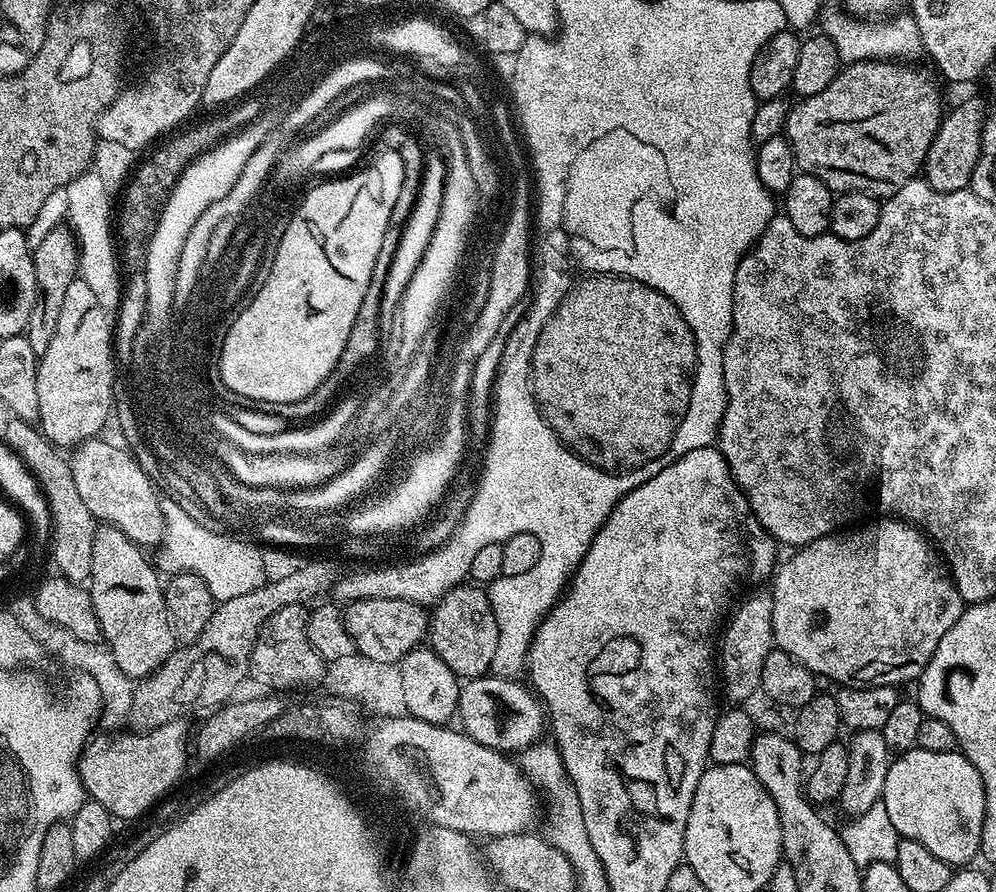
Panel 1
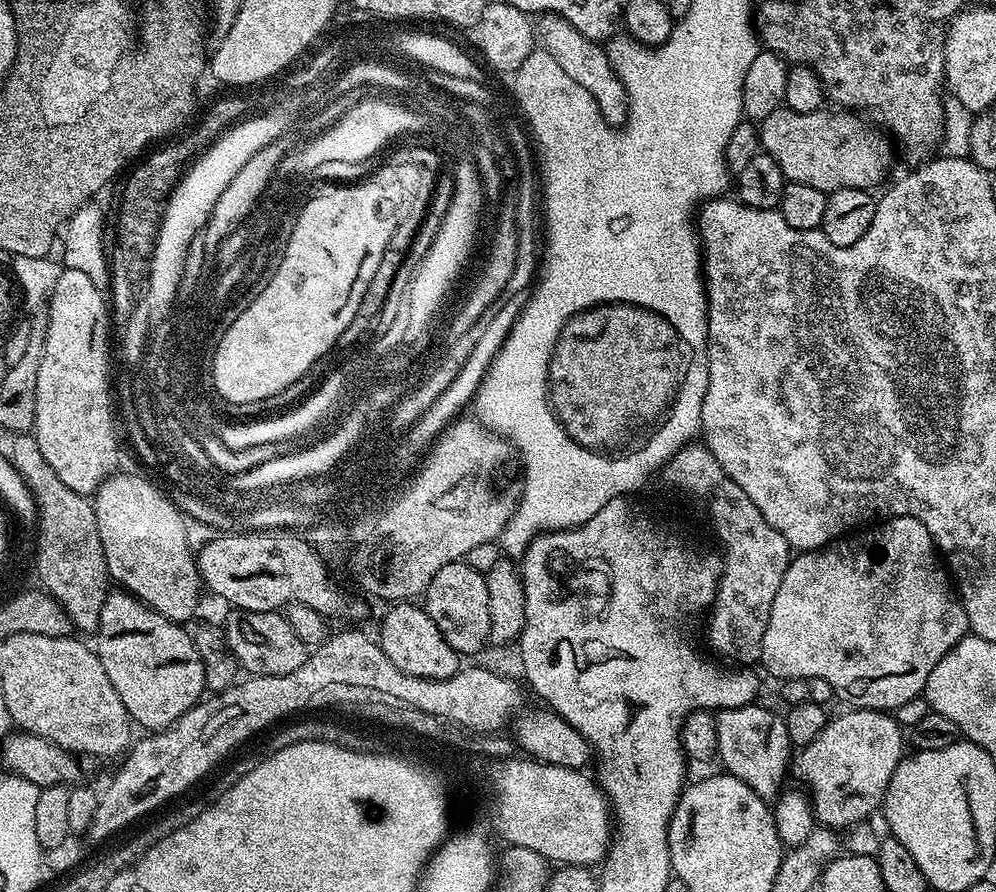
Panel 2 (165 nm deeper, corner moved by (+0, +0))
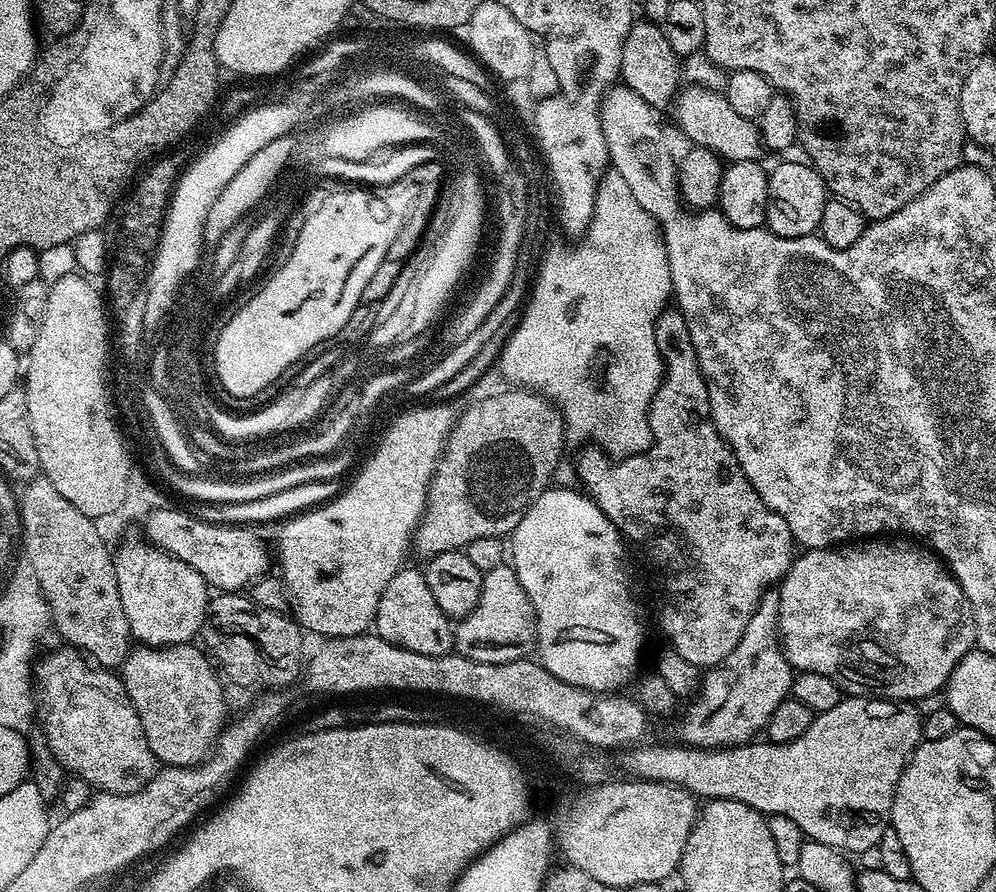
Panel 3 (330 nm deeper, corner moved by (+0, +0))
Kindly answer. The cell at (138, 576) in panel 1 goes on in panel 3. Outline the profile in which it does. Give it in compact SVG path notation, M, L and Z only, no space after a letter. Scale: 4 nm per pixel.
M191 642L168 647L133 647L118 672L142 722L150 750L161 765L169 768L204 763L226 724L221 677L218 672L216 677L213 661L208 661L195 646Z

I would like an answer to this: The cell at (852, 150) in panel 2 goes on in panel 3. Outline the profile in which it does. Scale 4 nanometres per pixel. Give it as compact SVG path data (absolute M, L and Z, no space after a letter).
M699 86L685 87L674 101L675 108L676 120L680 123L685 138L693 140L690 142L695 147L708 148L724 162L760 160L765 155L766 149L760 142L757 121L742 118L742 114L734 114L723 91Z

